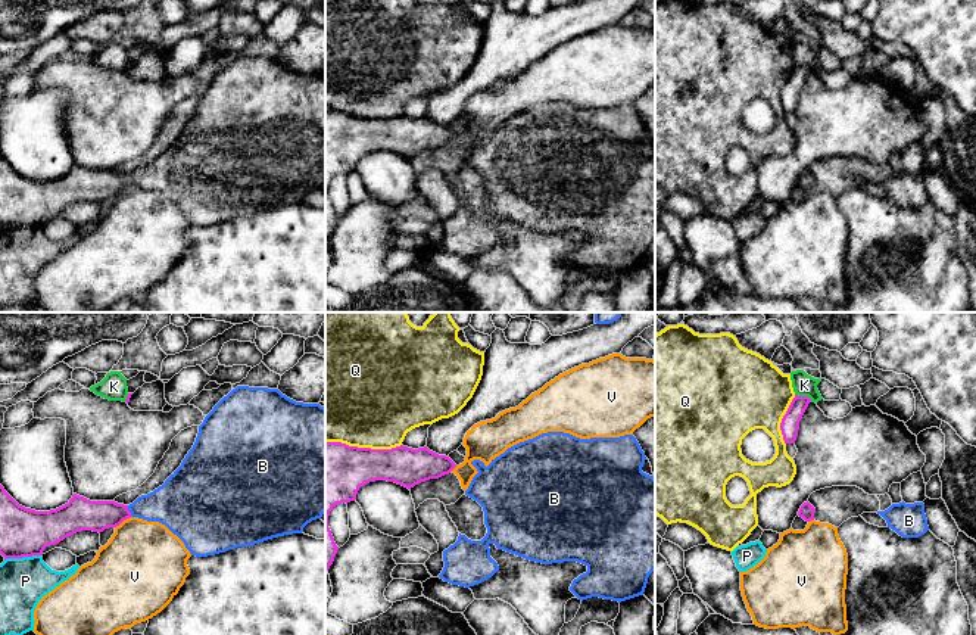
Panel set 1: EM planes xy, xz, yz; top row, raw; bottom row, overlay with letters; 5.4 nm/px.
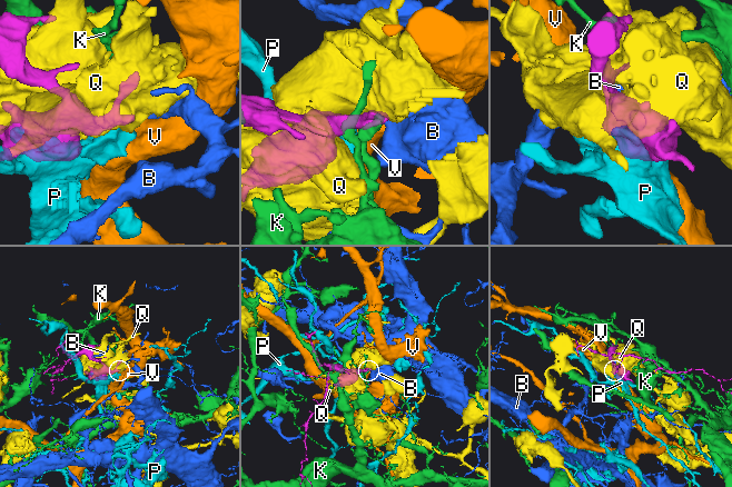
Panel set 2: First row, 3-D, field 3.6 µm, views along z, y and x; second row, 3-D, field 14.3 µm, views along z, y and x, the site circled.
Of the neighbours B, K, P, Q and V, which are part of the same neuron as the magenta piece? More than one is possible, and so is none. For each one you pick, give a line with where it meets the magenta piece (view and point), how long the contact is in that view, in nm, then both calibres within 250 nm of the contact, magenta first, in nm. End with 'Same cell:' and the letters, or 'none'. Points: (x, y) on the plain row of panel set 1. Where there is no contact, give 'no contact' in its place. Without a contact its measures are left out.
B: meets magenta in xy at (128, 181); contact 70 nm long; 180 nm thick on the magenta side, 240 nm on the other
Same cell: B

